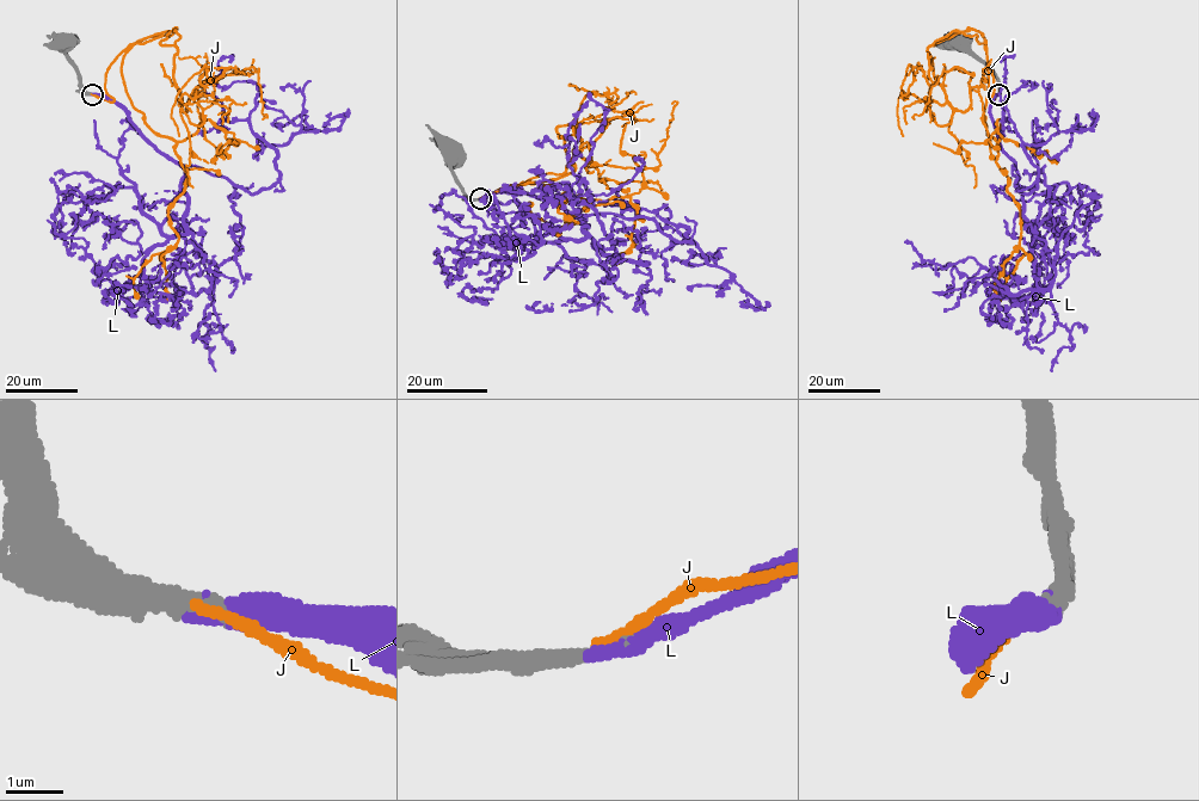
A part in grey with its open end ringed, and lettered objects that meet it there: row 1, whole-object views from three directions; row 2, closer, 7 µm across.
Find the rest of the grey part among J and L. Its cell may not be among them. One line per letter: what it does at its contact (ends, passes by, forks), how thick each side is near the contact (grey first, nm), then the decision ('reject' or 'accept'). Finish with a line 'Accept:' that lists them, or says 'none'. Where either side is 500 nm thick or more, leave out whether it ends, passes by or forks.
J: it ends there; 360 nm thick on the grey side, 190 nm on the other; reject
L: it ends there; 360 nm thick on the grey side, 400 nm on the other; accept
Accept: L

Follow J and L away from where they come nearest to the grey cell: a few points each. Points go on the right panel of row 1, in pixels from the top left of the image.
J: (998, 94), (984, 37), (967, 29), (927, 54), (946, 100), (971, 104), (971, 73), (957, 66), (914, 119)
L: (1000, 94), (990, 112), (998, 142), (1055, 281), (1012, 294), (969, 257), (944, 269), (905, 241)

